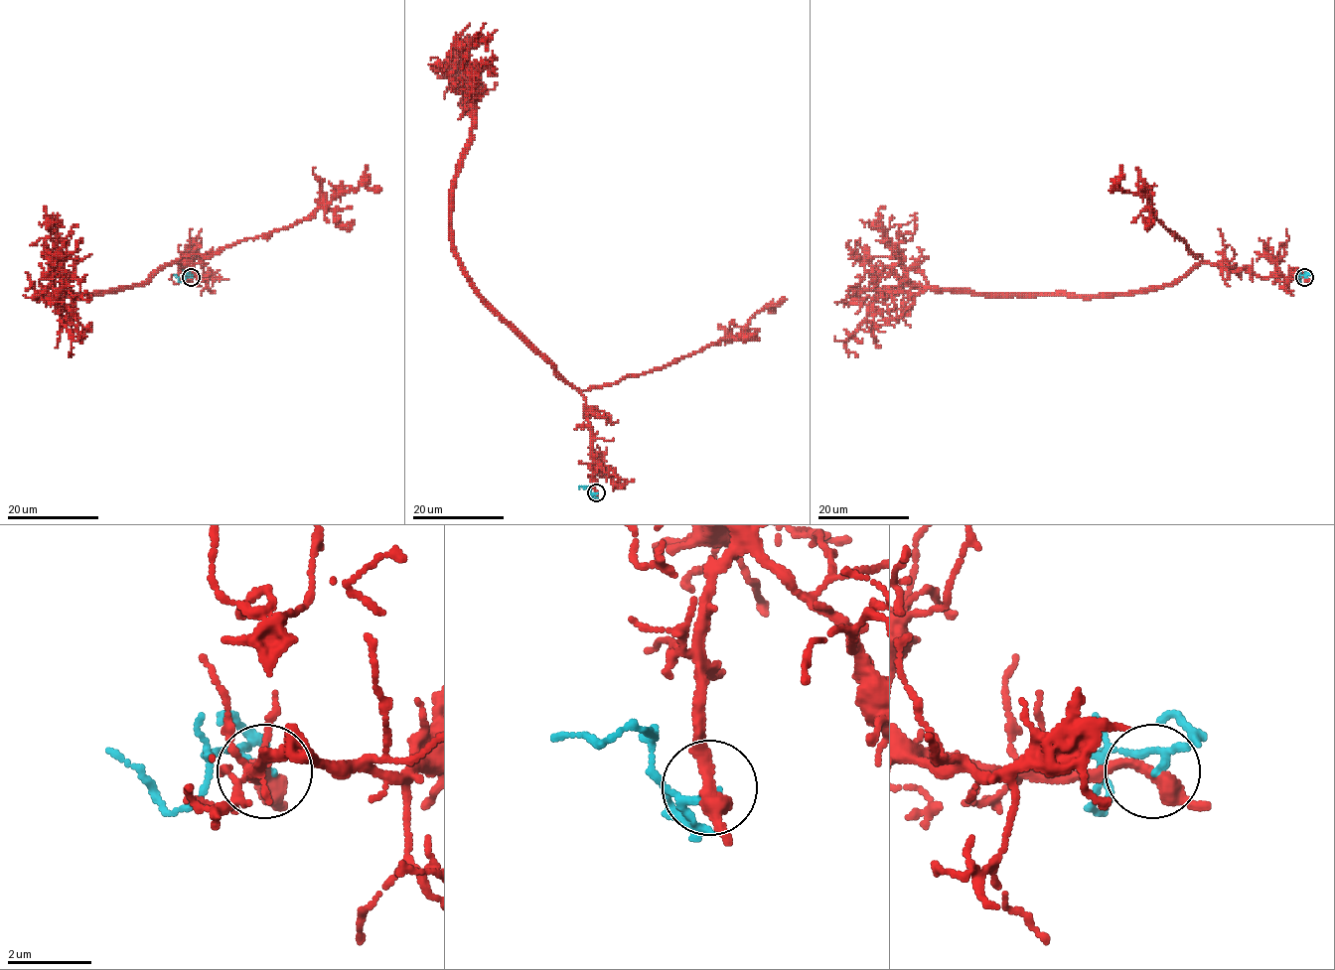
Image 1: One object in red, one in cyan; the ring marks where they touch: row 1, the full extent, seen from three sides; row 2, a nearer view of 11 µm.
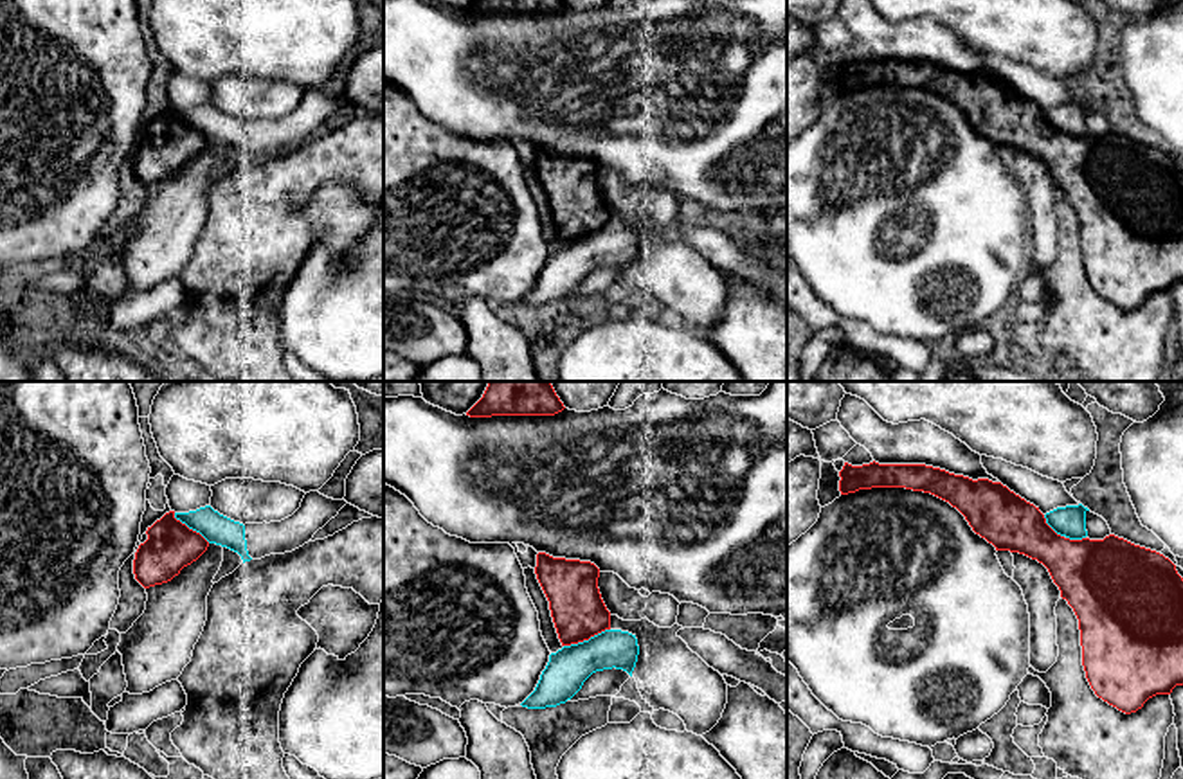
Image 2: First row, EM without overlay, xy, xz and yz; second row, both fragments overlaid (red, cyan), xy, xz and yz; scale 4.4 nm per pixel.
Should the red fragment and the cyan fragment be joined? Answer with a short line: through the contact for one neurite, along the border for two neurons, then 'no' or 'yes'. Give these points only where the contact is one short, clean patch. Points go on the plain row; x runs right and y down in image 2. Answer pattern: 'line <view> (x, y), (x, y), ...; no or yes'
no

